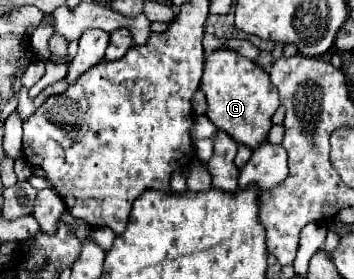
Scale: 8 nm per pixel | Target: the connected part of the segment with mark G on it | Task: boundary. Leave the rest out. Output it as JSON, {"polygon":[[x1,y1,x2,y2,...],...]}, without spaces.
{"polygon":[[227,48,207,52,199,90,207,96,207,118,219,130,225,130,239,144,251,148,257,148,257,144,267,138,271,116,279,108,279,94,277,88,271,84,269,74,259,68,259,64]]}

